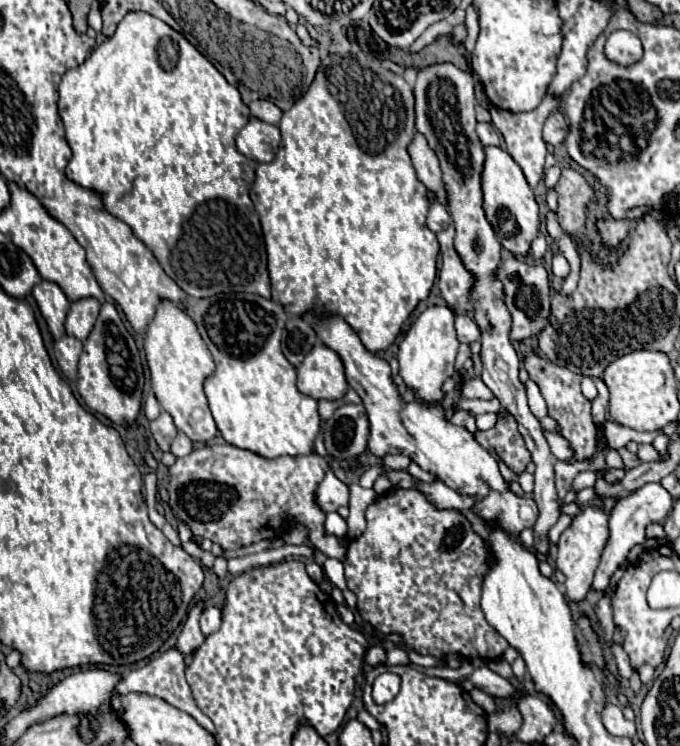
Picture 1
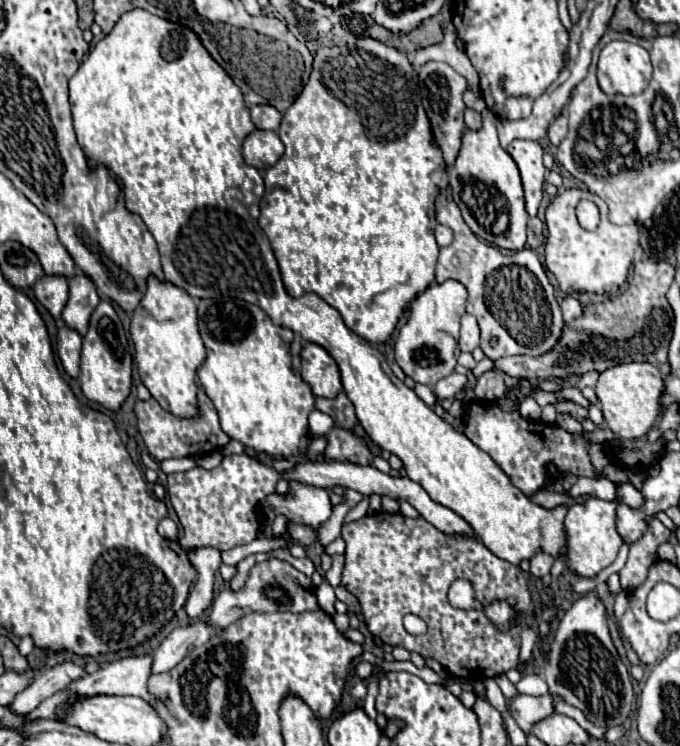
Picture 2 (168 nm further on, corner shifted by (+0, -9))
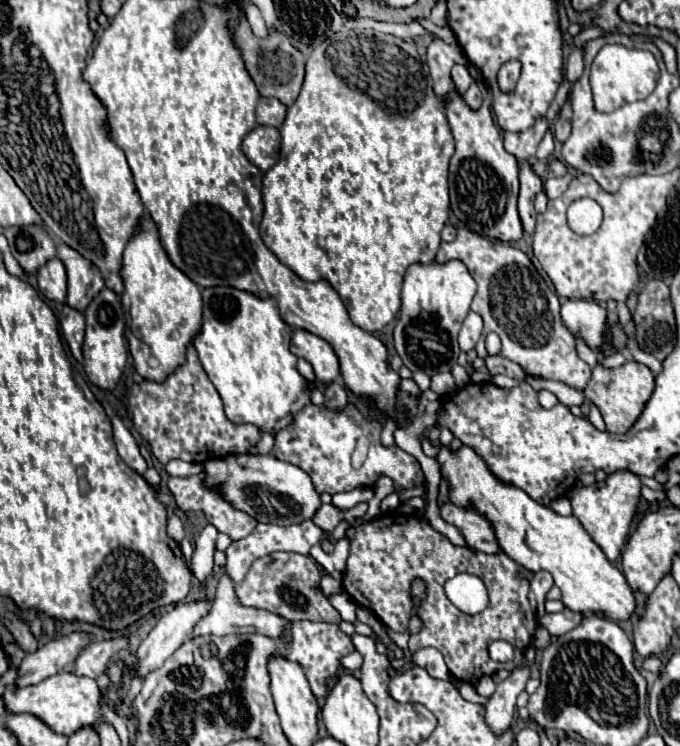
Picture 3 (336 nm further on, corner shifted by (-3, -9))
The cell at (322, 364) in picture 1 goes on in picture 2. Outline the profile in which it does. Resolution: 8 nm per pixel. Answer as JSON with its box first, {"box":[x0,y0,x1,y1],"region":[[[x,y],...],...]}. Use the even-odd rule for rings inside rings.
{"box":[300,342,342,398],"region":[[[304,342],[300,350],[302,378],[312,386],[314,396],[334,398],[342,390],[340,370],[334,358],[318,344]]]}

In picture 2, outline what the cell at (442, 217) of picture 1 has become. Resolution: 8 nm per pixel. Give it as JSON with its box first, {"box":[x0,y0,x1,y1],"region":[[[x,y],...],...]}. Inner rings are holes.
{"box":[434,224,454,246],"region":[[[438,224],[438,226],[436,226],[436,230],[434,230],[434,236],[436,236],[436,242],[438,242],[438,246],[448,246],[448,244],[452,242],[452,238],[454,238],[452,230],[450,230],[448,226],[442,226],[442,224]]]}

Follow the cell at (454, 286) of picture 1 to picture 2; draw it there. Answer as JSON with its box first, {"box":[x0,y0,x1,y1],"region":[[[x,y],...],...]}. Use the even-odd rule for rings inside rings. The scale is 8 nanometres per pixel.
{"box":[436,192,564,360],"region":[[[442,192],[436,200],[436,218],[440,224],[454,230],[454,242],[440,248],[436,264],[436,280],[460,280],[468,288],[466,310],[478,318],[478,326],[484,332],[480,348],[490,360],[512,354],[540,356],[552,350],[560,340],[564,318],[554,298],[554,288],[542,268],[534,250],[524,248],[518,252],[502,254],[496,246],[480,242],[462,220],[460,208],[454,204],[450,192]],[[490,336],[498,338],[498,346],[490,346]]]}

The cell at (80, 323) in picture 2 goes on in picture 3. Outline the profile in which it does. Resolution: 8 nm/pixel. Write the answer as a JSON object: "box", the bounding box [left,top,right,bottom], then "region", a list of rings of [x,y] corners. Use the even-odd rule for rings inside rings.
{"box":[57,244,105,312],"region":[[[67,244],[57,246],[57,256],[65,264],[67,278],[69,278],[69,292],[67,292],[67,304],[73,310],[83,312],[95,294],[105,288],[105,282],[95,266],[87,262],[79,252],[71,250]]]}

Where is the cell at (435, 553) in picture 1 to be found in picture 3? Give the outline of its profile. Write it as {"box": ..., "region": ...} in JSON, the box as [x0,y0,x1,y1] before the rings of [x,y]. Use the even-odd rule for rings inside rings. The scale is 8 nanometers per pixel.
{"box":[343,512,533,684],"region":[[[395,512],[381,514],[359,526],[351,524],[345,536],[349,538],[351,548],[343,576],[343,588],[357,604],[363,604],[365,598],[367,608],[371,608],[377,618],[393,632],[405,632],[407,612],[411,612],[415,606],[411,600],[411,584],[415,580],[423,580],[427,594],[417,608],[417,614],[423,620],[423,630],[409,638],[411,654],[427,646],[437,648],[443,654],[449,672],[457,680],[469,684],[477,684],[479,678],[491,676],[501,668],[513,670],[519,666],[521,656],[533,638],[531,628],[525,624],[529,606],[529,580],[519,578],[519,566],[507,558],[507,554],[485,554],[469,546],[453,546],[447,538],[433,530],[425,518]],[[459,572],[481,574],[481,580],[489,590],[489,606],[477,616],[463,614],[447,600],[443,592],[445,580]],[[493,640],[507,640],[515,648],[515,658],[505,664],[493,662],[489,658],[489,644]]]}

